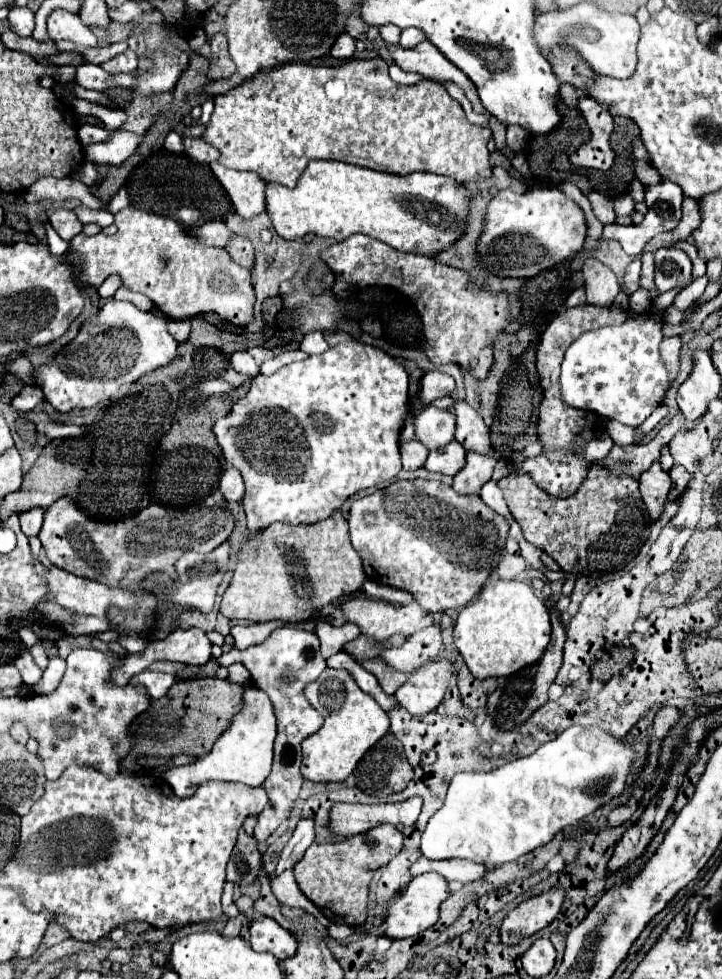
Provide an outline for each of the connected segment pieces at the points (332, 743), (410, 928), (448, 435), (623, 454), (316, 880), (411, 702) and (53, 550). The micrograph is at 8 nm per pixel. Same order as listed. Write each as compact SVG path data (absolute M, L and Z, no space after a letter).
M325 669L315 681L305 687L305 697L319 715L323 715L323 727L303 741L303 765L301 773L311 781L345 781L359 759L369 747L373 747L389 731L389 717L379 703L355 683L349 671Z
M433 871L413 877L411 883L403 891L399 891L399 895L395 899L385 903L381 935L387 939L403 939L403 937L417 935L417 933L425 931L427 927L435 925L439 919L439 905L443 899L449 897L449 891L451 891L451 885Z
M425 407L413 419L415 435L427 449L439 449L445 443L453 441L455 433L455 413L451 409Z
M679 411L665 427L659 429L655 439L651 439L649 443L643 443L643 445L627 445L627 447L615 445L603 463L615 475L631 475L637 479L643 471L647 471L651 467L653 461L659 459L661 447L667 445L669 439L683 427L685 427L685 419L683 419L683 413Z
M377 825L367 833L347 837L341 843L329 843L329 845L311 845L305 853L305 857L293 867L295 881L301 887L301 891L325 913L325 917L331 923L345 923L351 927L357 927L367 917L367 887L371 881L371 875L375 869L387 865L403 847L403 835L393 825Z
M439 659L427 661L419 669L407 675L407 681L395 691L395 699L413 715L425 715L435 711L449 689L455 675L457 661Z
M213 495L185 511L149 505L139 515L117 523L95 523L87 519L73 501L59 499L51 505L51 509L45 511L39 539L43 543L43 549L47 551L49 561L55 567L75 573L79 577L105 583L109 587L123 587L145 595L141 591L141 581L147 573L161 571L173 577L175 561L185 551L209 553L225 543L231 531L233 515L225 507L225 501L215 499Z

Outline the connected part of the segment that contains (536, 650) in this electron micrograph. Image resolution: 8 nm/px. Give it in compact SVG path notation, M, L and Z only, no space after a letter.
M497 579L491 585L485 585L479 597L459 611L453 627L455 647L475 679L507 677L521 667L539 661L549 645L549 635L549 609L533 593L529 583L515 579Z

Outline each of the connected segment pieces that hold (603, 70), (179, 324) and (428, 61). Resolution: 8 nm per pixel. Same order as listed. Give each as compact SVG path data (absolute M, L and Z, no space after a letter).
M583 1L571 9L539 13L535 19L537 45L545 51L555 47L571 47L597 75L615 79L629 79L637 63L637 39L639 23L627 13L609 13L593 1Z
M169 321L169 323L173 323L171 329L175 329L175 337L177 337L177 341L179 341L179 343L187 341L187 337L189 337L189 329L191 329L191 321Z
M423 41L415 49L401 49L399 45L391 45L389 51L391 51L393 61L403 71L415 71L421 77L437 81L437 83L447 83L447 81L455 83L465 93L465 97L471 101L475 113L491 117L491 113L481 105L477 87L473 85L473 81L461 69L457 69L451 61L447 61L439 51L435 51L431 43Z

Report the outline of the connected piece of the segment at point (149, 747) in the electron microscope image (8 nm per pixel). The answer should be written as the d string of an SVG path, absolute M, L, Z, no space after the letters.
M189 679L177 681L169 695L161 699L153 699L149 709L143 711L129 725L129 739L133 741L133 749L125 755L121 763L123 773L141 773L141 765L137 759L141 755L159 755L173 757L179 753L187 753L193 757L203 757L207 749L213 747L215 739L229 725L231 715L241 709L241 695L245 685L233 685L227 679Z

